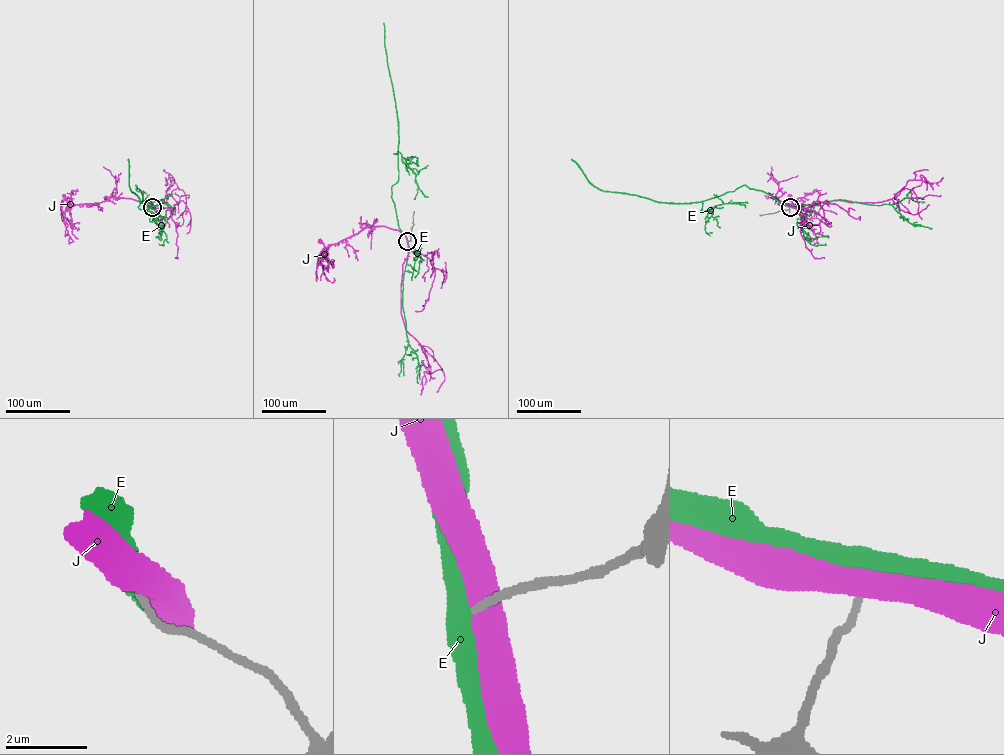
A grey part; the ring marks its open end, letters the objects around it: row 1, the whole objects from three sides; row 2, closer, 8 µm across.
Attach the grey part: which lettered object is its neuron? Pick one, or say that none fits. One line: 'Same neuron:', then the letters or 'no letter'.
Same neuron: E

